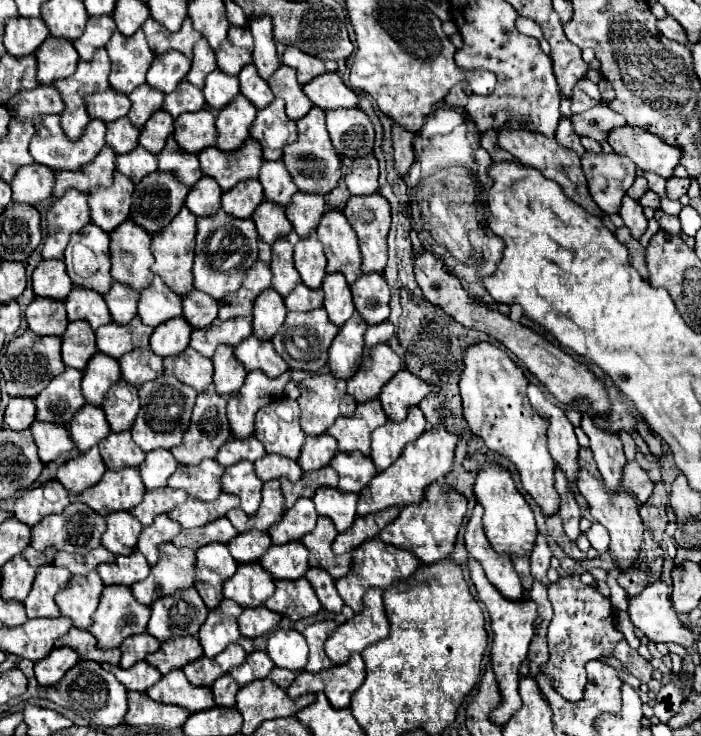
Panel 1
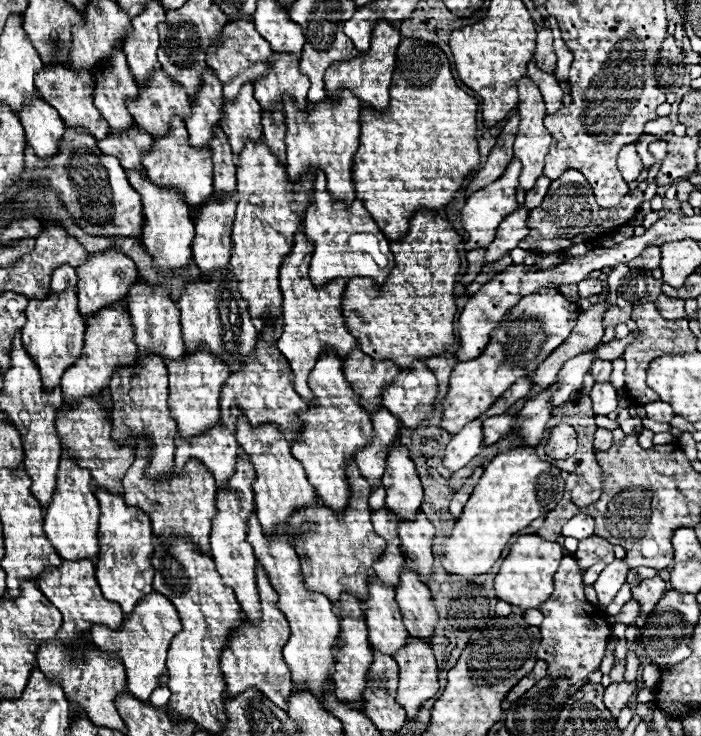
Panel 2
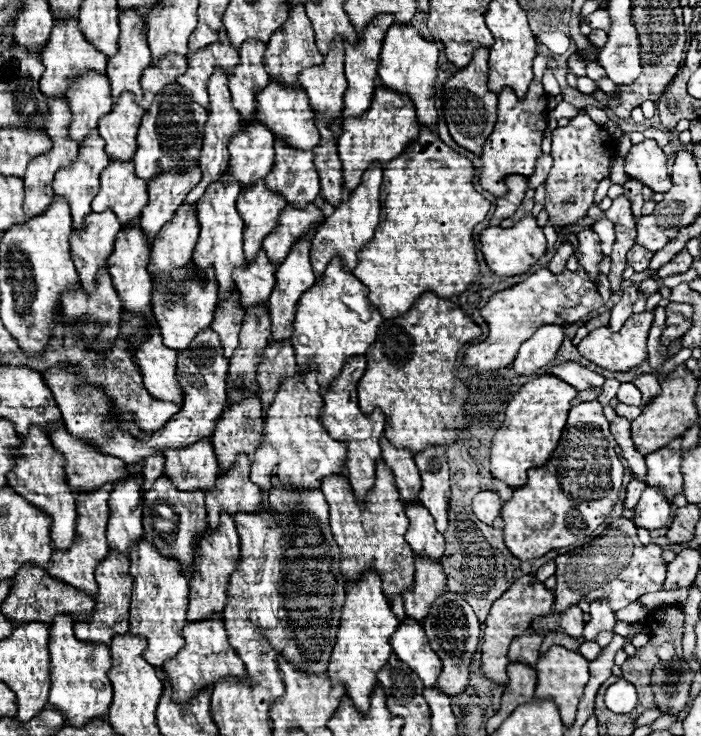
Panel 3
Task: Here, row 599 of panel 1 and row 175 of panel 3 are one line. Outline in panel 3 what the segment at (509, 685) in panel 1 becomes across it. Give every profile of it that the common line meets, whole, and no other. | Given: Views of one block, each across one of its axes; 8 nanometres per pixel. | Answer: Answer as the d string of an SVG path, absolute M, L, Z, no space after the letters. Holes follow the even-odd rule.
M532 80L524 98L518 98L512 88L504 88L498 94L498 120L494 124L494 132L486 138L482 146L482 172L480 186L494 196L504 196L508 188L504 188L502 178L508 174L530 176L534 172L536 158L542 154L540 140L548 128L548 94L542 84Z

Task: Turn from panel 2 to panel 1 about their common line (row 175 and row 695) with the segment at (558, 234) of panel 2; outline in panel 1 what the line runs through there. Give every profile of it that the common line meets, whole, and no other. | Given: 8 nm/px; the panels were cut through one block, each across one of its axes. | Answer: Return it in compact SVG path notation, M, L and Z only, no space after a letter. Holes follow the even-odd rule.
M562 576L558 582L548 586L548 598L554 606L554 618L548 626L548 648L550 648L550 660L542 666L542 672L552 676L554 686L566 700L580 700L586 684L586 662L600 658L600 656L614 656L620 660L620 664L634 674L640 682L652 680L652 664L644 660L634 648L628 646L622 632L618 630L614 622L614 610L606 596L602 596L596 588L586 586L580 582L580 578L574 576Z

